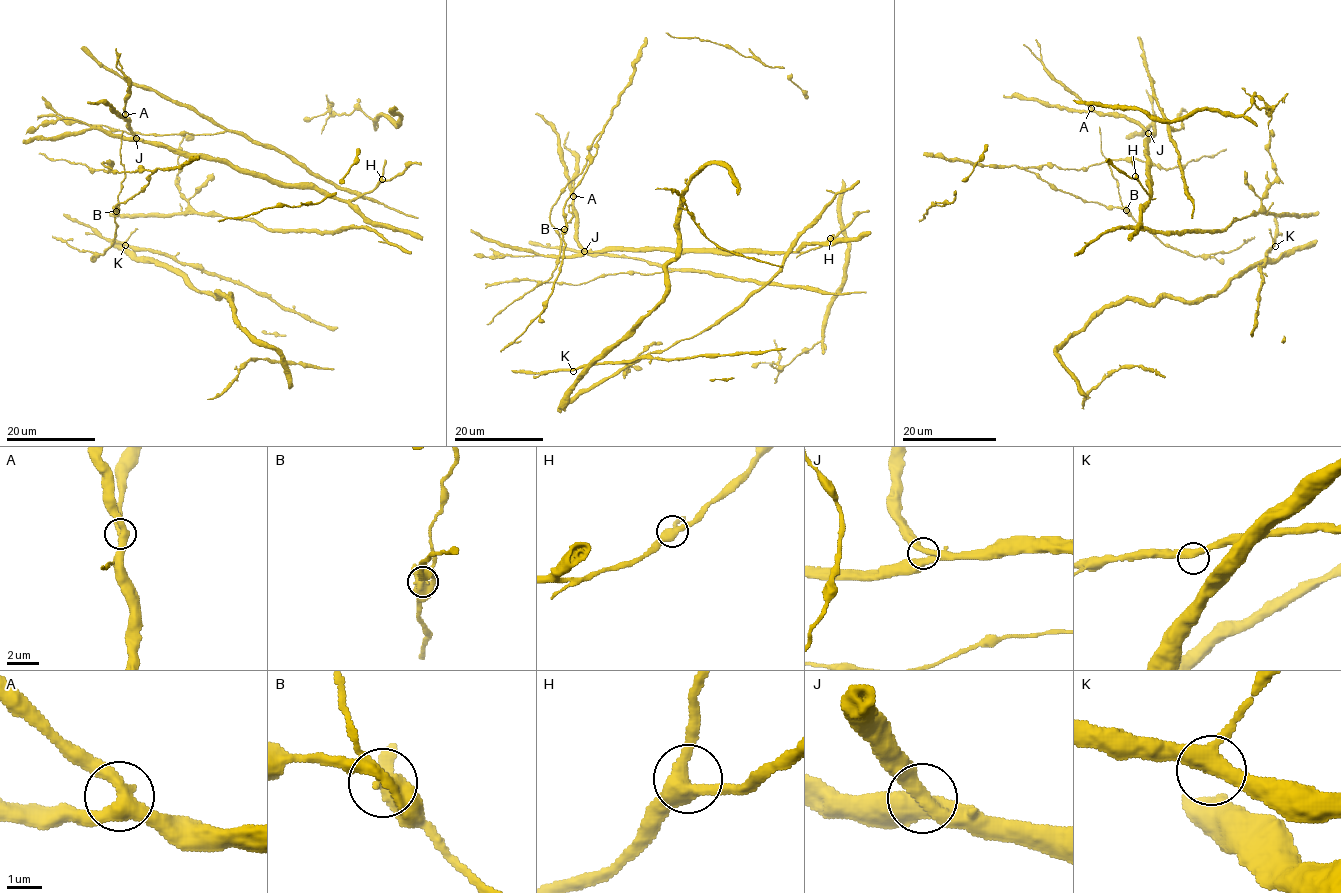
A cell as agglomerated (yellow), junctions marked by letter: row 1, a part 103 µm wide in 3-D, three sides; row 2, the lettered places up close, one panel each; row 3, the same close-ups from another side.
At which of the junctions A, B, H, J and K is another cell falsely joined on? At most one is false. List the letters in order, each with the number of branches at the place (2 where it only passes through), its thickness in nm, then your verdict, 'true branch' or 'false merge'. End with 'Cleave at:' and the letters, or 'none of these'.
A: 3 | 400 nm | true branch
B: 3 | 440 nm | false merge
H: 3 | 400 nm | true branch
J: 3 | 400 nm | true branch
K: 3 | 400 nm | true branch
Cleave at: B

